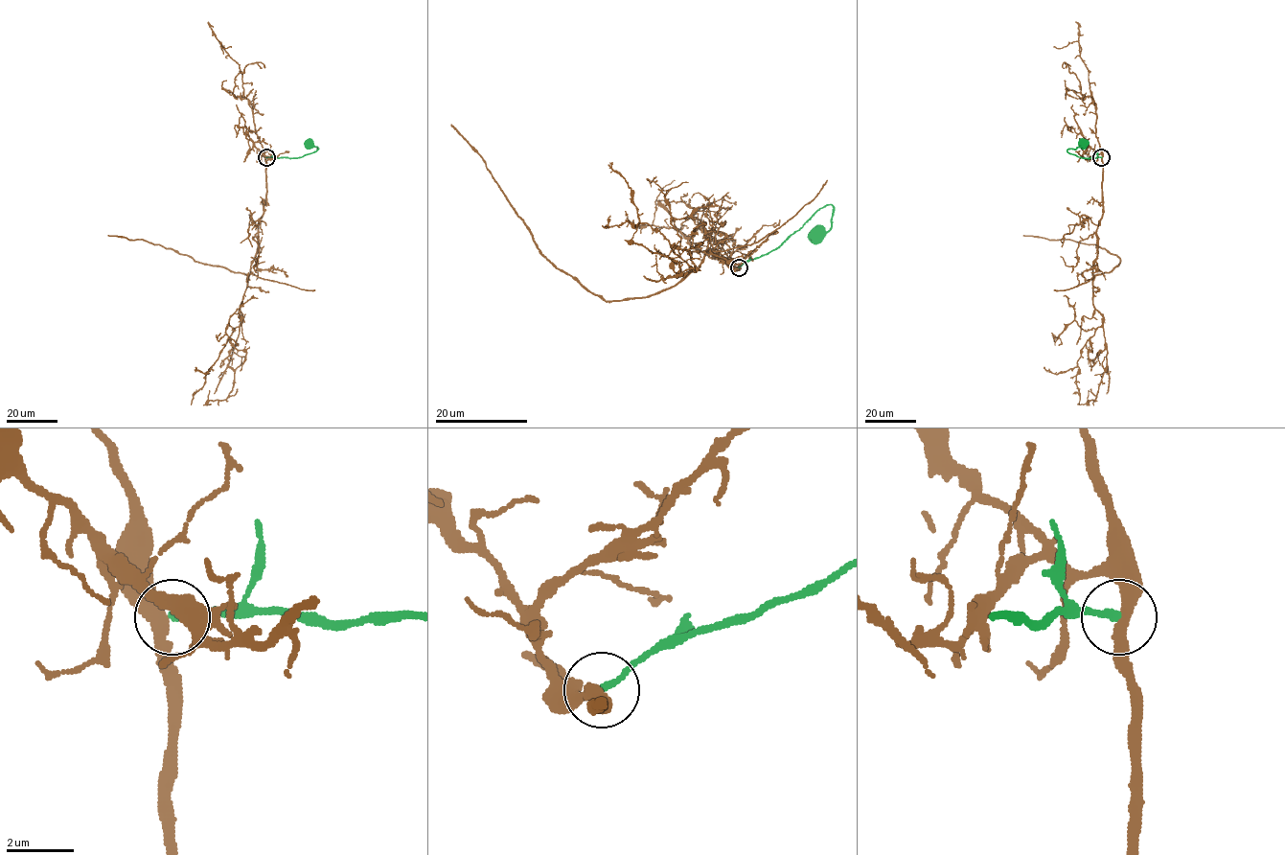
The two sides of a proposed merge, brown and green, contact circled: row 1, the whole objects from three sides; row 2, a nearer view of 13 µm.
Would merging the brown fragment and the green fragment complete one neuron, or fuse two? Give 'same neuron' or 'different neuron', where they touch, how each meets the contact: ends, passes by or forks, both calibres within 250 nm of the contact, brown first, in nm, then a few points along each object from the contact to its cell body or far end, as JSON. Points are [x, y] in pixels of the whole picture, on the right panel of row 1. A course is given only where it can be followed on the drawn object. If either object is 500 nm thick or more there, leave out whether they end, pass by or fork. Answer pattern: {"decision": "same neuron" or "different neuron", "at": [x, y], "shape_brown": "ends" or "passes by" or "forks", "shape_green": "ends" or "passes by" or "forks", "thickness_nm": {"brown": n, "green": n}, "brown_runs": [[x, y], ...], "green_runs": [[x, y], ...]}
{"decision": "different neuron", "at": [1101, 157], "shape_brown": "passes by", "shape_green": "ends", "thickness_nm": {"brown": 320, "green": 200}, "brown_runs": [[1102, 157], [1103, 214], [1093, 275], [1117, 265], [1115, 255], [1094, 243], [1022, 235]], "green_runs": [[1102, 157], [1082, 158], [1067, 151], [1084, 144]]}

